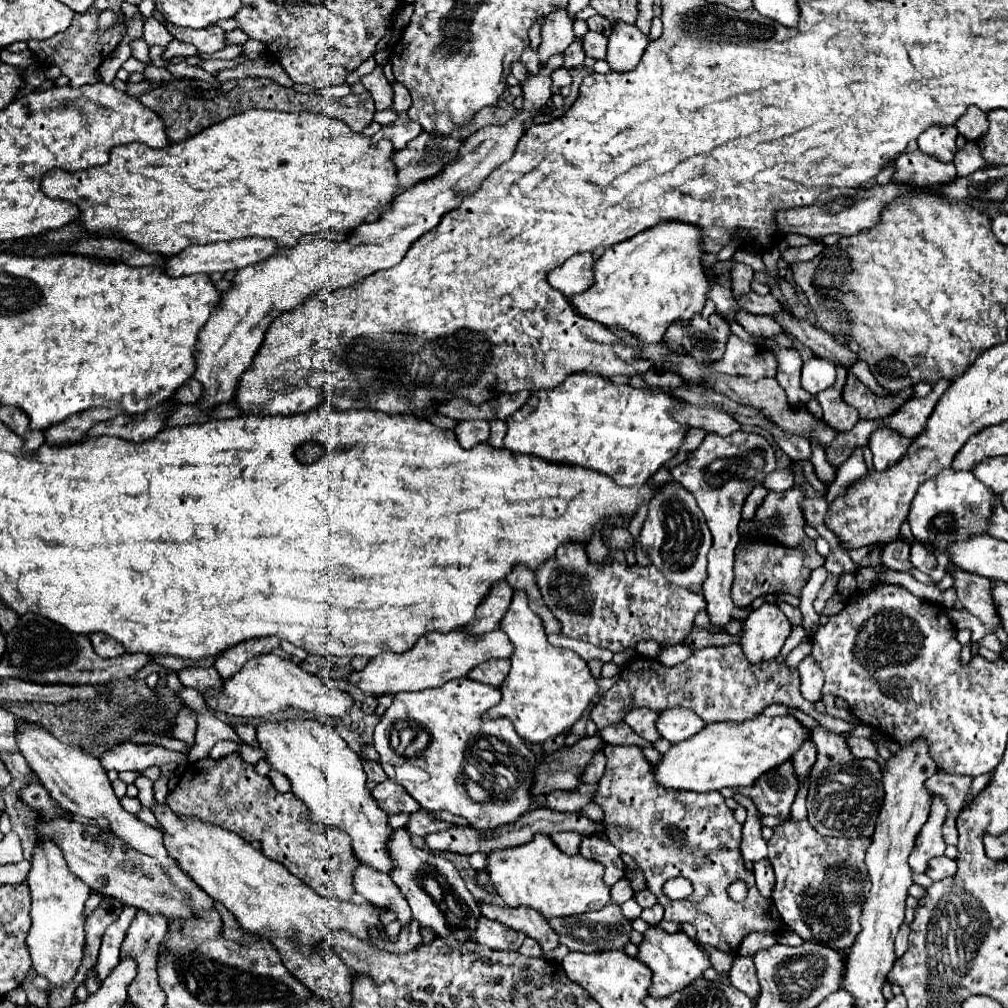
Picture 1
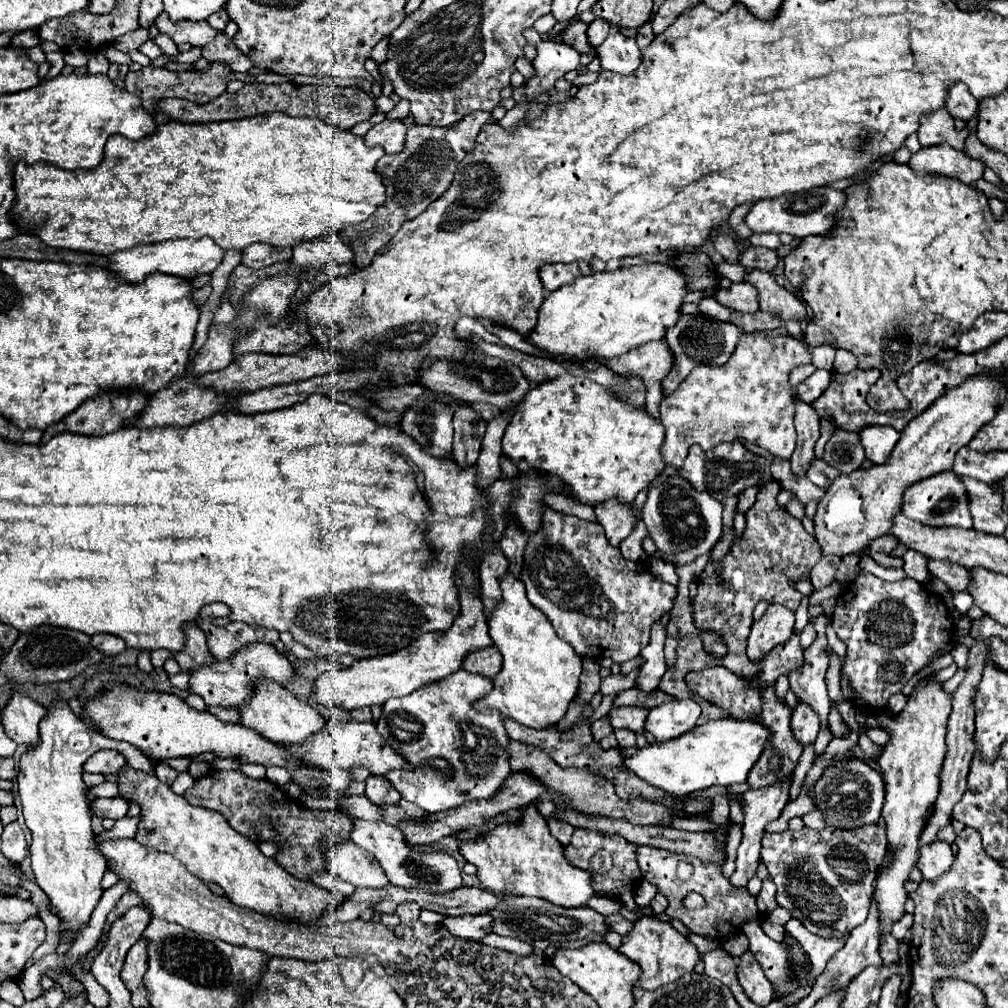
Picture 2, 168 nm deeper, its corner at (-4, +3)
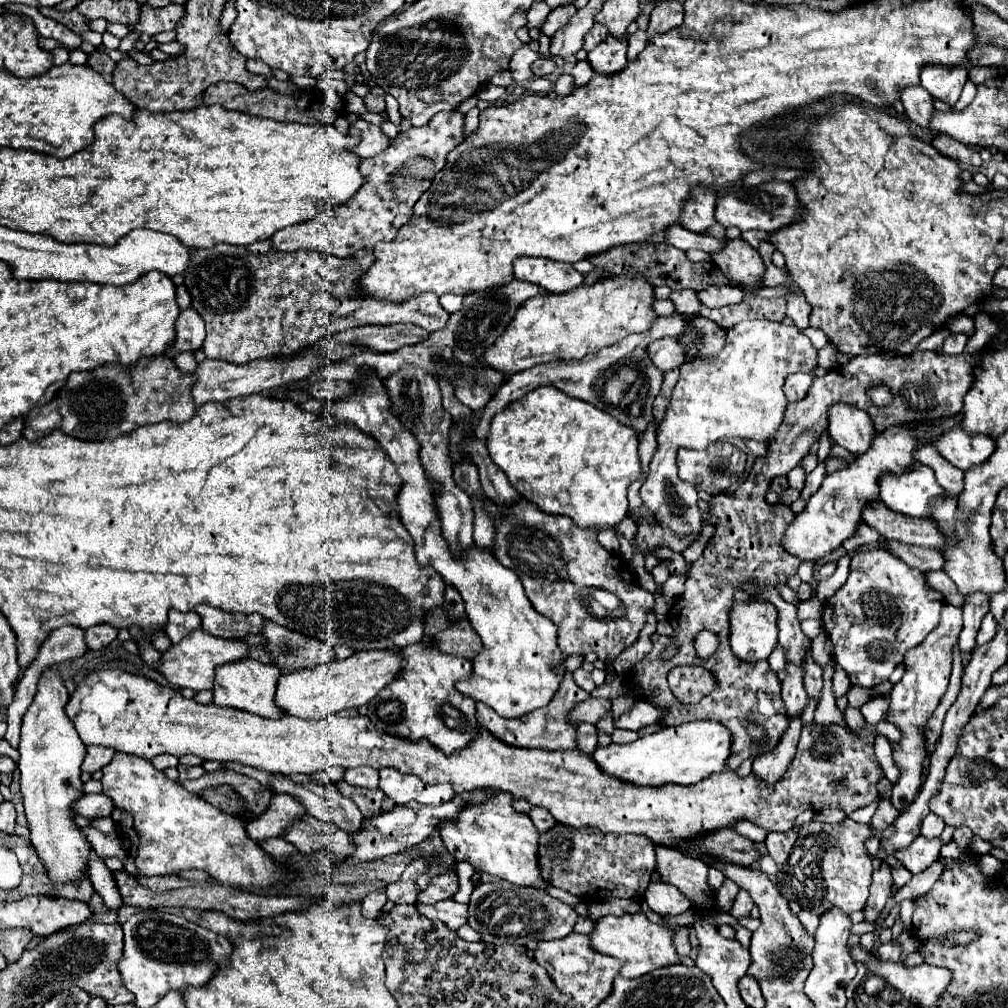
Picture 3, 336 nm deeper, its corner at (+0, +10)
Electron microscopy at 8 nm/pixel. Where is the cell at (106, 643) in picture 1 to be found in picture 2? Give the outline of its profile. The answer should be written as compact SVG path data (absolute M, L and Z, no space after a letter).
M95 634L91 636L91 644L95 650L99 650L105 656L115 656L125 650L125 642L113 634Z

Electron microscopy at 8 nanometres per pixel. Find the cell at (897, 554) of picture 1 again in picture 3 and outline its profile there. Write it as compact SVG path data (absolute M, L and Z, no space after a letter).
M861 525L859 527L859 533L855 533L855 539L847 539L845 543L843 543L843 547L847 549L847 551L851 551L851 549L857 549L857 547L861 547L861 545L867 545L867 543L877 543L879 541L879 533L875 531L875 529L871 529L871 525Z

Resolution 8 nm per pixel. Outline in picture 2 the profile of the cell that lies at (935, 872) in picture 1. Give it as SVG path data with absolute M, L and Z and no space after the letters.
M935 842L919 848L919 860L917 868L923 874L923 880L933 880L947 872L953 864L953 852L947 842Z

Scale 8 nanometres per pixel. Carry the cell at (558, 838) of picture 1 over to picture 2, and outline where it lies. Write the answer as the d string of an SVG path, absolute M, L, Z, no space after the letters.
M547 818L547 826L549 826L549 832L555 840L559 840L563 846L569 844L571 840L571 832L575 830L571 824L567 824L565 820L559 820L559 818Z

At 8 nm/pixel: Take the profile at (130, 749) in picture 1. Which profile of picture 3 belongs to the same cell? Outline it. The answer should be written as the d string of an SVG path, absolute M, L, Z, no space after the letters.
M91 745L87 747L87 755L85 755L85 761L81 765L83 771L89 771L89 773L95 773L99 769L103 769L111 759L113 759L113 749L109 747L103 747L103 745Z

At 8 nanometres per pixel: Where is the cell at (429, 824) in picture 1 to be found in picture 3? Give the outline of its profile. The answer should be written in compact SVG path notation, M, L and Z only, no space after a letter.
M339 781L337 787L345 797L355 801L355 805L363 811L363 815L367 819L375 817L379 813L391 811L397 805L393 799L389 799L385 793L381 793L381 789L359 789L355 785L347 785L345 781Z

